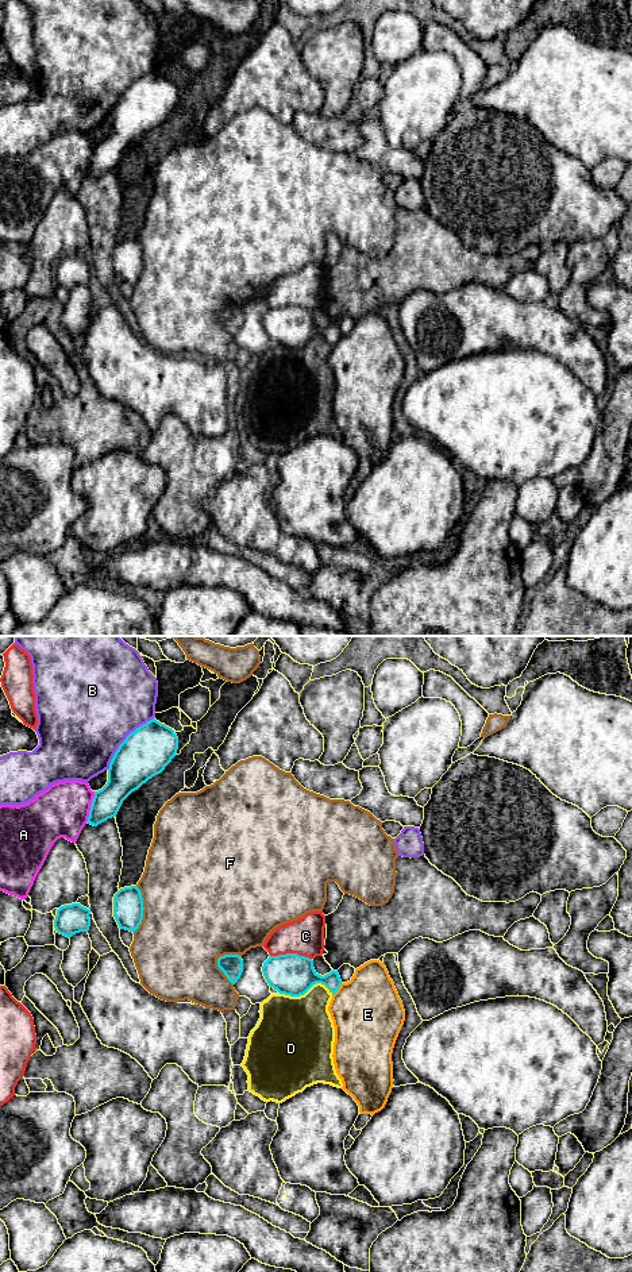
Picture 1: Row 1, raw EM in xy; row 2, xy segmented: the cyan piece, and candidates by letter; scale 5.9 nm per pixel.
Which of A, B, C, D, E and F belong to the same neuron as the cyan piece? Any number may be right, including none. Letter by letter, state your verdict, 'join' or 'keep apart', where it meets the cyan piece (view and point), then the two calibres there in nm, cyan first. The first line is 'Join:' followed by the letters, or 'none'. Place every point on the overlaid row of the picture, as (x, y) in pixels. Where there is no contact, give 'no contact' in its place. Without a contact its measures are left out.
Join: none
A: keep apart; contact xy (91, 806); calibres 180 and 320 nm
B: keep apart; contact xy (124, 740); calibres 280 and 500 nm
C: keep apart; contact xy (291, 954); calibres 240 and 220 nm
D: keep apart; contact xy (305, 991); calibres 240 and 440 nm
E: keep apart; contact xy (338, 987); calibres 200 and 420 nm
F: keep apart; contact xy (219, 967); calibres 130 and 460 nm

